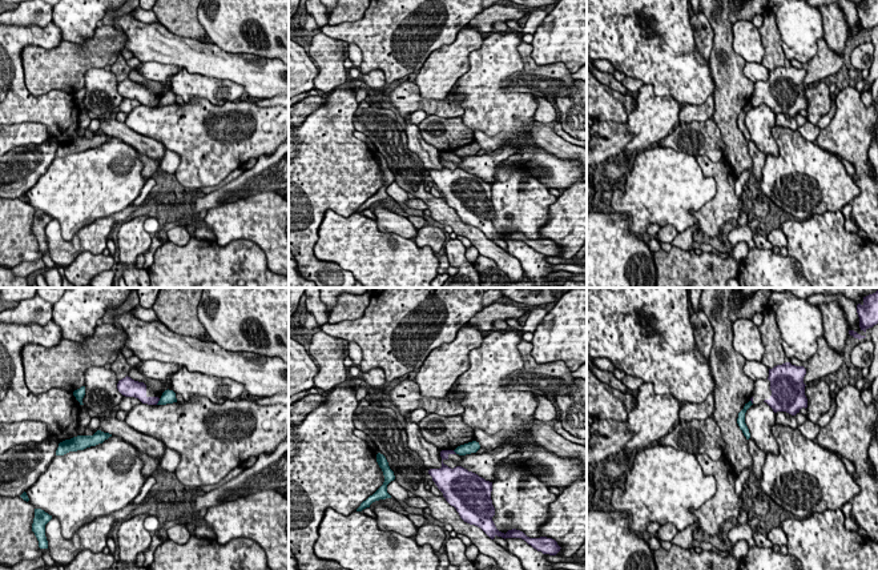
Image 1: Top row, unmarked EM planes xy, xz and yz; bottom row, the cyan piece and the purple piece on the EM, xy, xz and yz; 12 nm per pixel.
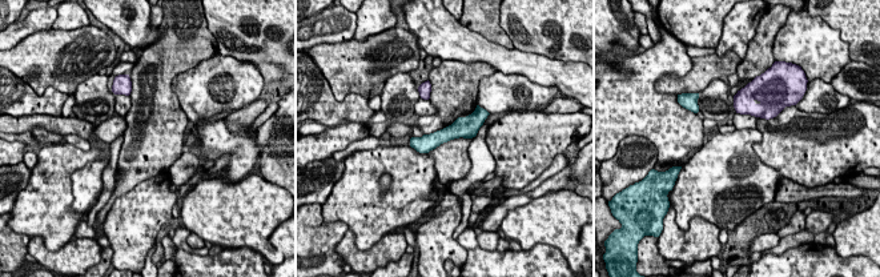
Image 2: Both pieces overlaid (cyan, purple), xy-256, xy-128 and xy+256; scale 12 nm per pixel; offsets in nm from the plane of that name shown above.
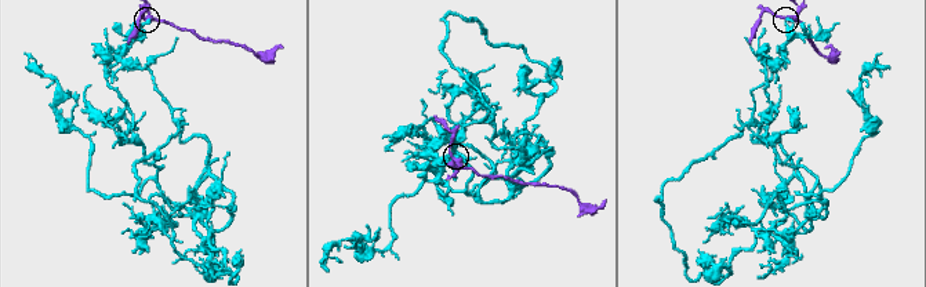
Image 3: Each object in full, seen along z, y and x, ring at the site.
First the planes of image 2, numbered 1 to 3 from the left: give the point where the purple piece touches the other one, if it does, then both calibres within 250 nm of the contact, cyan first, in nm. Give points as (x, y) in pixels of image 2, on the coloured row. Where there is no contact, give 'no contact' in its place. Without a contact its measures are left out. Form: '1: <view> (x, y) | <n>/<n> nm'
1: no contact
2: no contact
3: no contact

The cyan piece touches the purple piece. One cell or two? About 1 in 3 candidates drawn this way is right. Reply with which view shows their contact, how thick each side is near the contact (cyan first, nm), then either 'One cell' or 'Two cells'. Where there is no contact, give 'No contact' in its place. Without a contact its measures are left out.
Touches cyan in xy. Thickness 160 nm (cyan) against 140 nm. Two cells

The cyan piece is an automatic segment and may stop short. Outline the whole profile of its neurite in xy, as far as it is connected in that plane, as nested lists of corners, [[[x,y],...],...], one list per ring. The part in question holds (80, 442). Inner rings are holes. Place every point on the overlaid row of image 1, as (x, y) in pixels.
[[[97,430],[93,435],[77,435],[71,439],[65,439],[59,443],[56,455],[64,455],[69,451],[77,451],[96,446],[98,443],[102,443],[109,437],[112,437],[112,434]]]

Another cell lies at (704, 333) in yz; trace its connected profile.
[[[694,312],[690,316],[690,324],[694,330],[694,340],[697,348],[700,349],[705,360],[709,362],[709,356],[713,346],[713,336],[714,336],[713,328],[708,317],[704,314],[704,312]]]

